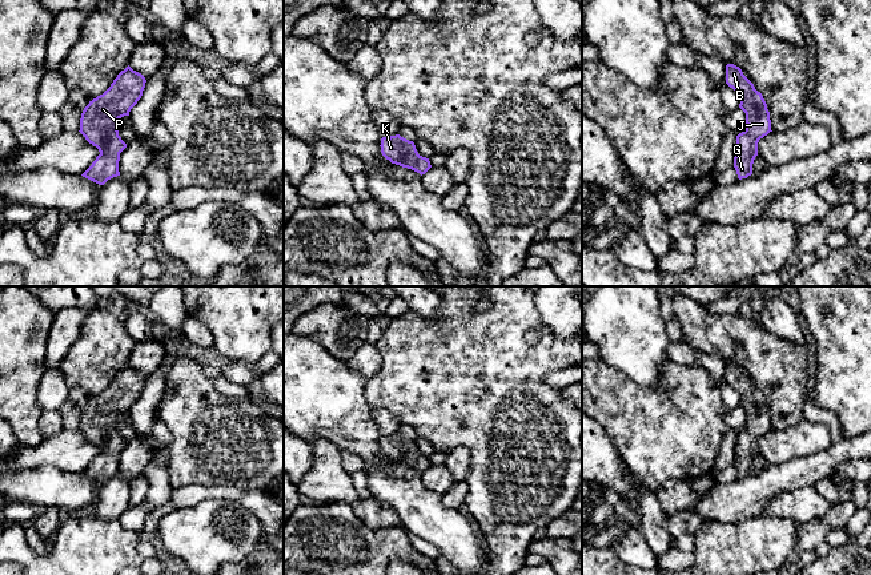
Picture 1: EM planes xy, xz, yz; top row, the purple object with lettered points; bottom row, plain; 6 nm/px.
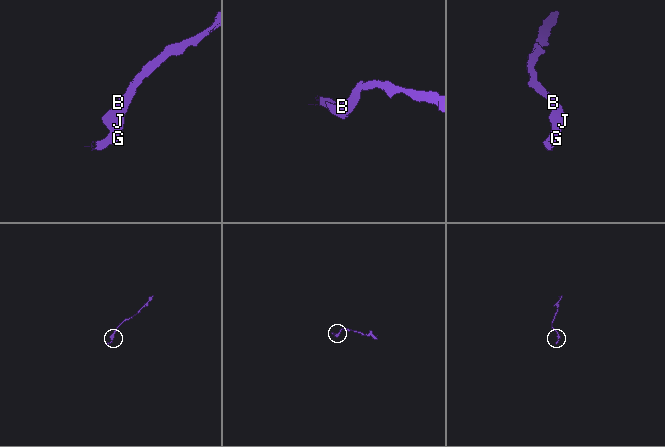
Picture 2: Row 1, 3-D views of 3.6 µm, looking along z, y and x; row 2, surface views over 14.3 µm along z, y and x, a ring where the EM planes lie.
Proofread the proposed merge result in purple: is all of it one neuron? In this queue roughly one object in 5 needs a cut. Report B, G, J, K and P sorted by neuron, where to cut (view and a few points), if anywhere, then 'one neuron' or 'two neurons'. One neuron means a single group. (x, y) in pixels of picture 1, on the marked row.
B G J K P; no cut; one neuron

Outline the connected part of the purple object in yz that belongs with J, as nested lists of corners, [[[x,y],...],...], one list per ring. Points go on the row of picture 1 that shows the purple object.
[[[734,64],[726,65],[726,84],[740,96],[739,108],[746,113],[746,130],[736,136],[734,168],[738,178],[752,174],[752,164],[758,156],[758,142],[771,130],[770,112],[760,92]]]

